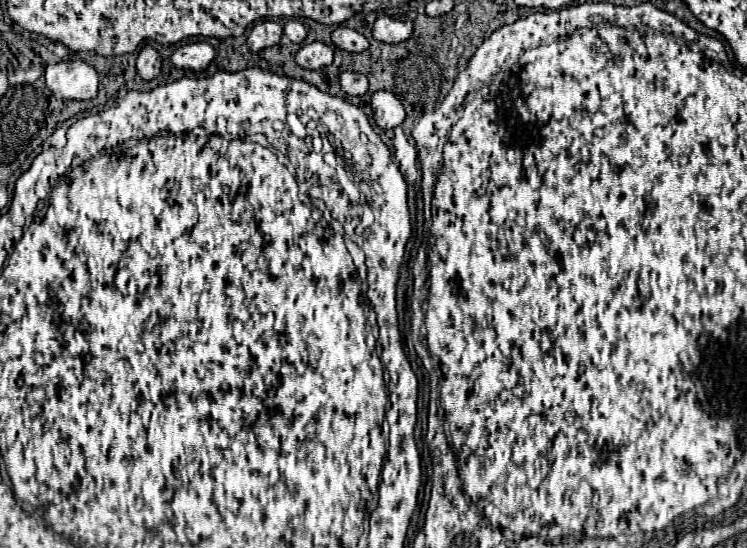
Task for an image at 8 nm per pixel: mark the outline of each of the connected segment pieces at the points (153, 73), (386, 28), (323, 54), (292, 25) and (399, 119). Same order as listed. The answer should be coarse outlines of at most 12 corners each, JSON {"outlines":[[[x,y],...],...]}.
{"outlines":[[[144,46],[136,60],[142,80],[160,74],[162,56]],[[380,16],[372,36],[386,44],[408,40],[412,20]],[[324,42],[300,48],[296,62],[316,70],[332,64],[332,48]],[[302,22],[284,24],[284,34],[292,42],[304,42],[308,30]],[[392,92],[372,96],[374,122],[384,130],[406,118],[402,102]]]}

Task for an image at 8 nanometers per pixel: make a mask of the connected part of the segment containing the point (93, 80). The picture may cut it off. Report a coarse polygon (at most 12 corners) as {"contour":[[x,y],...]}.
{"contour":[[82,60],[46,66],[60,100],[90,100],[98,74]]}

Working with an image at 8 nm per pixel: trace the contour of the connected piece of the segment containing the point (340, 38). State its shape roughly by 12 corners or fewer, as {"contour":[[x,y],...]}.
{"contour":[[338,26],[332,42],[346,52],[364,52],[370,46],[356,30]]}

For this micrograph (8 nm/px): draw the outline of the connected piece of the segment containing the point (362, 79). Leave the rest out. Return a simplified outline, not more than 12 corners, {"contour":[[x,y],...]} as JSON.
{"contour":[[342,72],[340,86],[346,94],[368,92],[368,78],[360,72]]}

